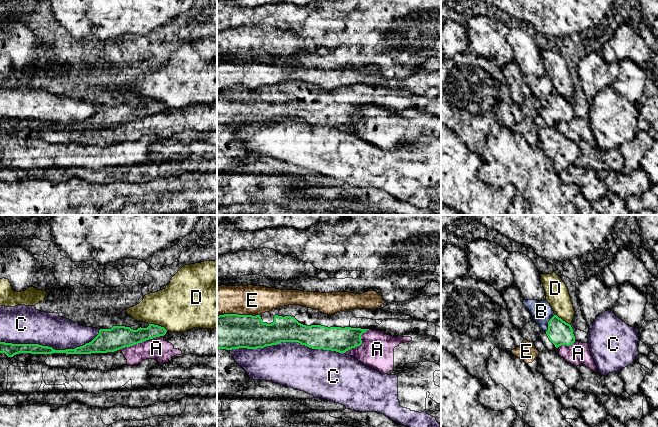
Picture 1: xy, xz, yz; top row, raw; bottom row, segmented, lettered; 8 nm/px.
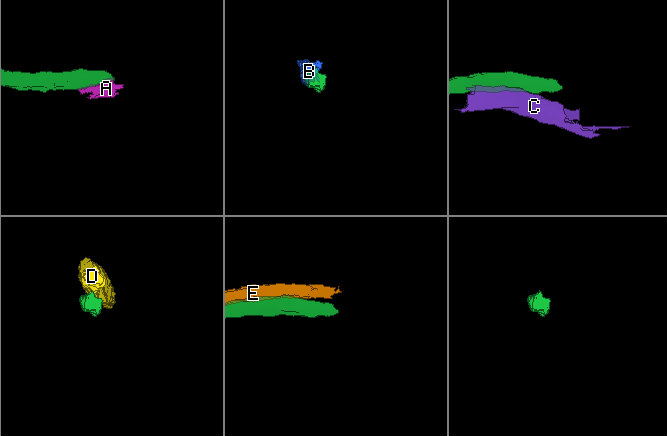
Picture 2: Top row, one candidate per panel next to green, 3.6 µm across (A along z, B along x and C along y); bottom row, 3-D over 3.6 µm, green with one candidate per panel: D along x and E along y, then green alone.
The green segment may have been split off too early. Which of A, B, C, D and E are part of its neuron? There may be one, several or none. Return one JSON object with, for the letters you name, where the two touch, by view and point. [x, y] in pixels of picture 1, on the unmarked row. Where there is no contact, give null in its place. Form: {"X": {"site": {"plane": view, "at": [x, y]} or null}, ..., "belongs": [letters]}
{"belongs": []}

